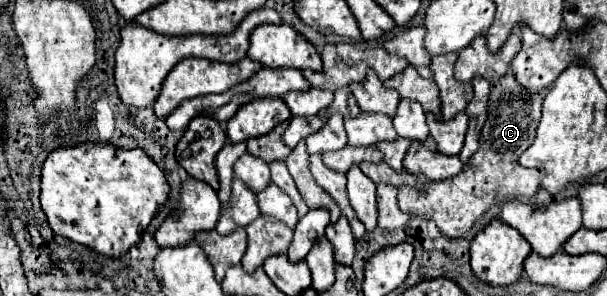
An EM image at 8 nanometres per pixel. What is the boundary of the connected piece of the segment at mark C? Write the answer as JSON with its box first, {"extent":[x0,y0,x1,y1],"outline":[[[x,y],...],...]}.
{"extent":[399,70,543,238],"outline":[[[509,70],[507,76],[501,76],[501,80],[491,86],[487,120],[481,128],[479,150],[465,164],[463,172],[439,182],[427,180],[423,190],[401,186],[399,208],[413,216],[435,220],[445,236],[459,238],[483,212],[487,212],[495,204],[495,200],[501,202],[511,198],[535,196],[543,180],[543,168],[523,168],[517,160],[535,140],[535,130],[541,120],[541,104],[543,96],[539,92],[529,94]]]}

